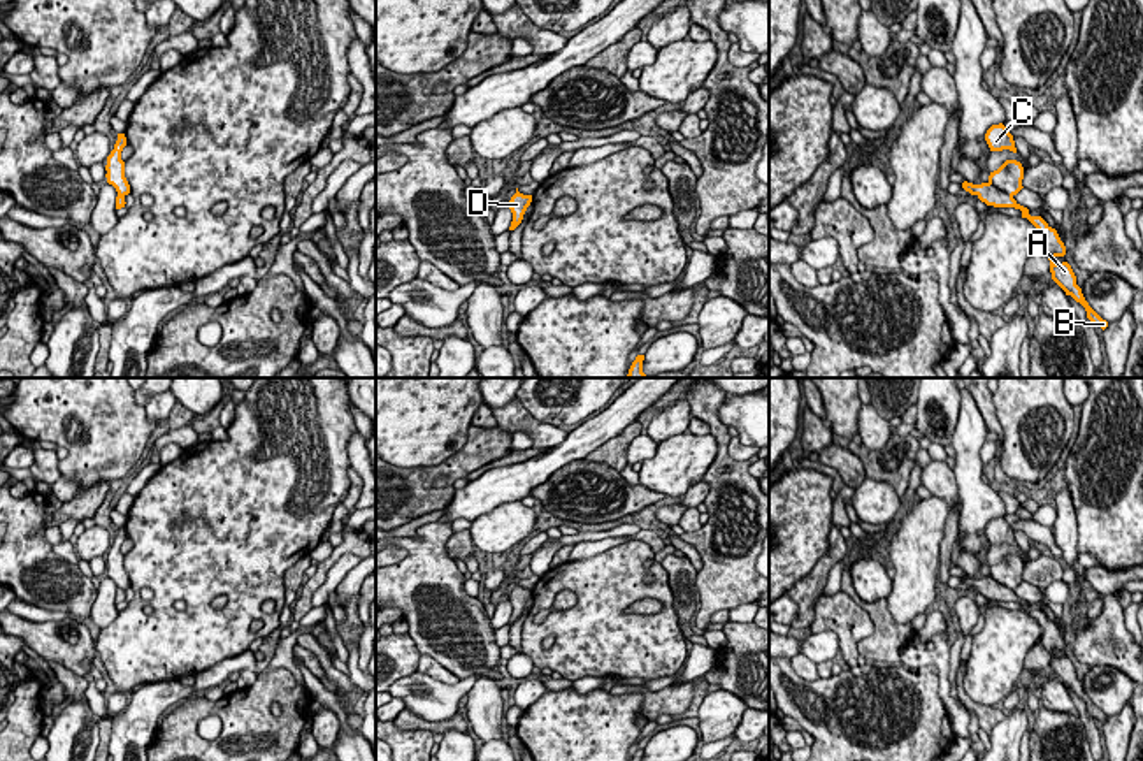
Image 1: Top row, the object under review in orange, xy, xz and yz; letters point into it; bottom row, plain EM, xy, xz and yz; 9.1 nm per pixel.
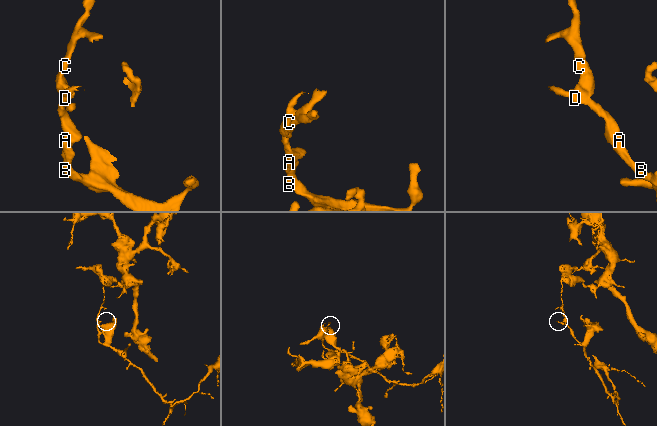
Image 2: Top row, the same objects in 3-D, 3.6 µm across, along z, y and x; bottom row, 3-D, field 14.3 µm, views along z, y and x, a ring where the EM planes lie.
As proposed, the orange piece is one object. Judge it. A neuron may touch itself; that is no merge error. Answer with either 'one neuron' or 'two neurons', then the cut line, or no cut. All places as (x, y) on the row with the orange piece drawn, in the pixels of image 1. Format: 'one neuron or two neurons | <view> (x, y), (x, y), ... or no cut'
two neurons | yz (989, 181), (1012, 195)

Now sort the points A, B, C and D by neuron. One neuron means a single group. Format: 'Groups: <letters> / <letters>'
Groups: A B D / C

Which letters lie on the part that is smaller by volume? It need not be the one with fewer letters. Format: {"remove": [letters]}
{"remove": ["A", "B", "D"]}

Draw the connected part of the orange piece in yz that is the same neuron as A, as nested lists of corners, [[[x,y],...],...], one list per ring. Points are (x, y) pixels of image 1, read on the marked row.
[[[964,181],[962,188],[969,192],[971,195],[976,195],[981,202],[994,207],[1015,207],[1022,211],[1022,218],[1027,218],[1043,236],[1041,250],[1050,260],[1050,272],[1052,279],[1066,292],[1066,295],[1071,295],[1076,302],[1080,302],[1085,311],[1087,318],[1103,330],[1108,327],[1108,322],[1103,320],[1085,301],[1082,288],[1076,285],[1076,276],[1068,262],[1055,264],[1055,257],[1066,255],[1066,246],[1060,241],[1055,228],[1052,228],[1041,216],[1031,216],[1029,209],[1020,206],[1013,195],[1008,195],[990,183],[973,185]]]

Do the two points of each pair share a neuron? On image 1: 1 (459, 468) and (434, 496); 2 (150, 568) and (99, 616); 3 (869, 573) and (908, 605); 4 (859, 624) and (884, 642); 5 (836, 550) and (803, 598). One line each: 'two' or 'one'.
1: one
2: two
3: two
4: two
5: one

